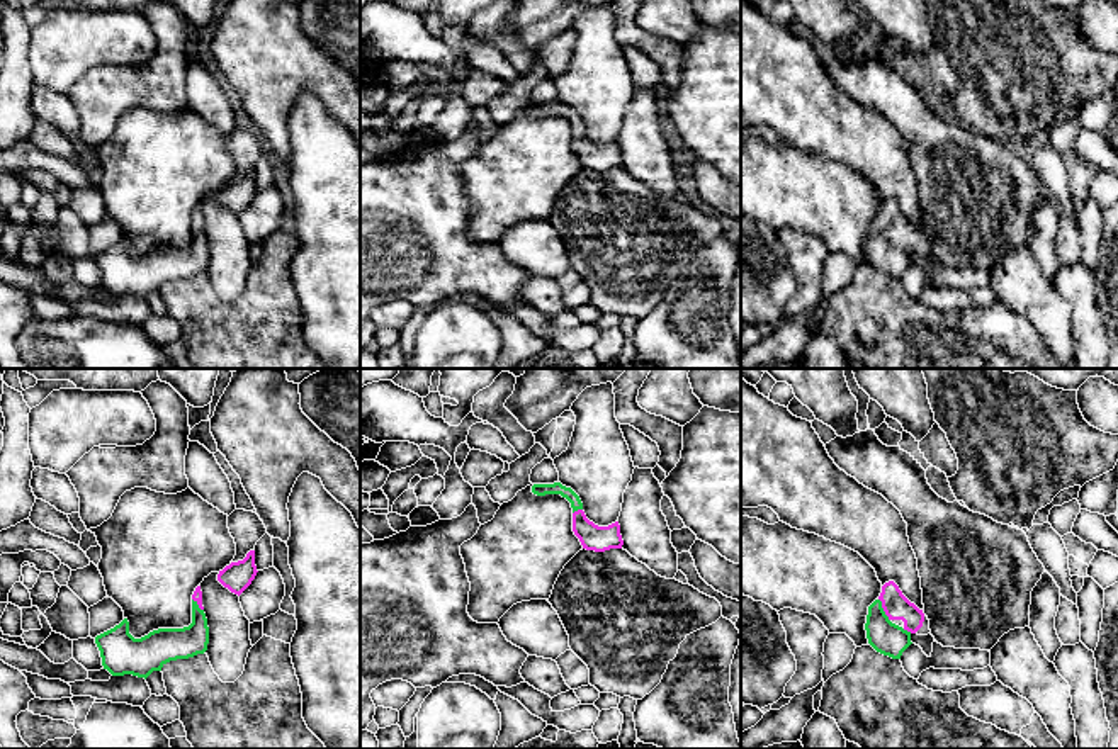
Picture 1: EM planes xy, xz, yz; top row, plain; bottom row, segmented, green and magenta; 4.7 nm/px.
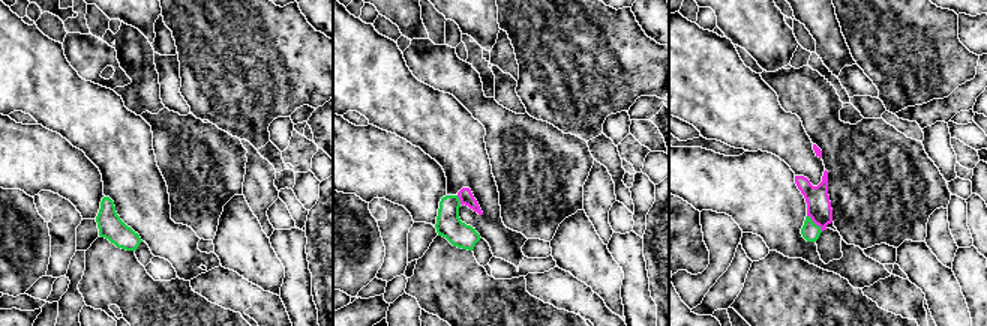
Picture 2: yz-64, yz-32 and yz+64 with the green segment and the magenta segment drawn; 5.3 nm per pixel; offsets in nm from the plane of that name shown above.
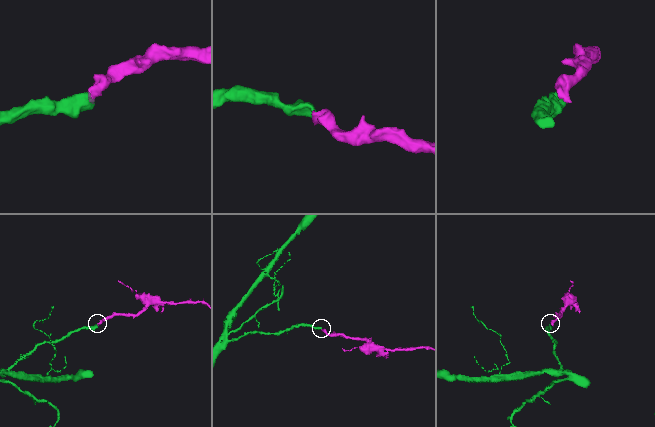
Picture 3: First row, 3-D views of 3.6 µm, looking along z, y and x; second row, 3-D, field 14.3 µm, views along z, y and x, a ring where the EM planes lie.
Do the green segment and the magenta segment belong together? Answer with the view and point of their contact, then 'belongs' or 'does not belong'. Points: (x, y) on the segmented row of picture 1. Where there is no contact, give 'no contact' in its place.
contact yz (882, 610); belongs

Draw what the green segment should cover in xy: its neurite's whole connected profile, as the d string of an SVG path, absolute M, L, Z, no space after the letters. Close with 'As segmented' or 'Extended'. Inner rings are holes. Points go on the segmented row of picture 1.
M200 586L192 594L192 623L184 628L158 628L141 639L129 634L124 618L114 628L95 637L102 666L112 676L133 674L148 678L153 671L177 659L204 654L209 644L209 627L202 606Z. Extended

